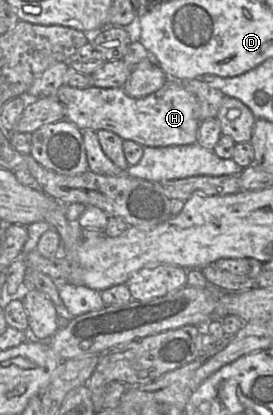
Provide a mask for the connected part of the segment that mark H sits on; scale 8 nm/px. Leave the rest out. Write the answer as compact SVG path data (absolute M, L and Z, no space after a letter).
M168 79L156 92L143 98L129 96L123 88L100 88L91 86L88 88L74 88L67 85L60 87L56 95L65 109L65 118L75 124L80 130L100 129L112 131L123 140L132 140L143 147L165 147L190 145L197 142L198 127L200 124L200 106L196 96L187 91L181 82Z

